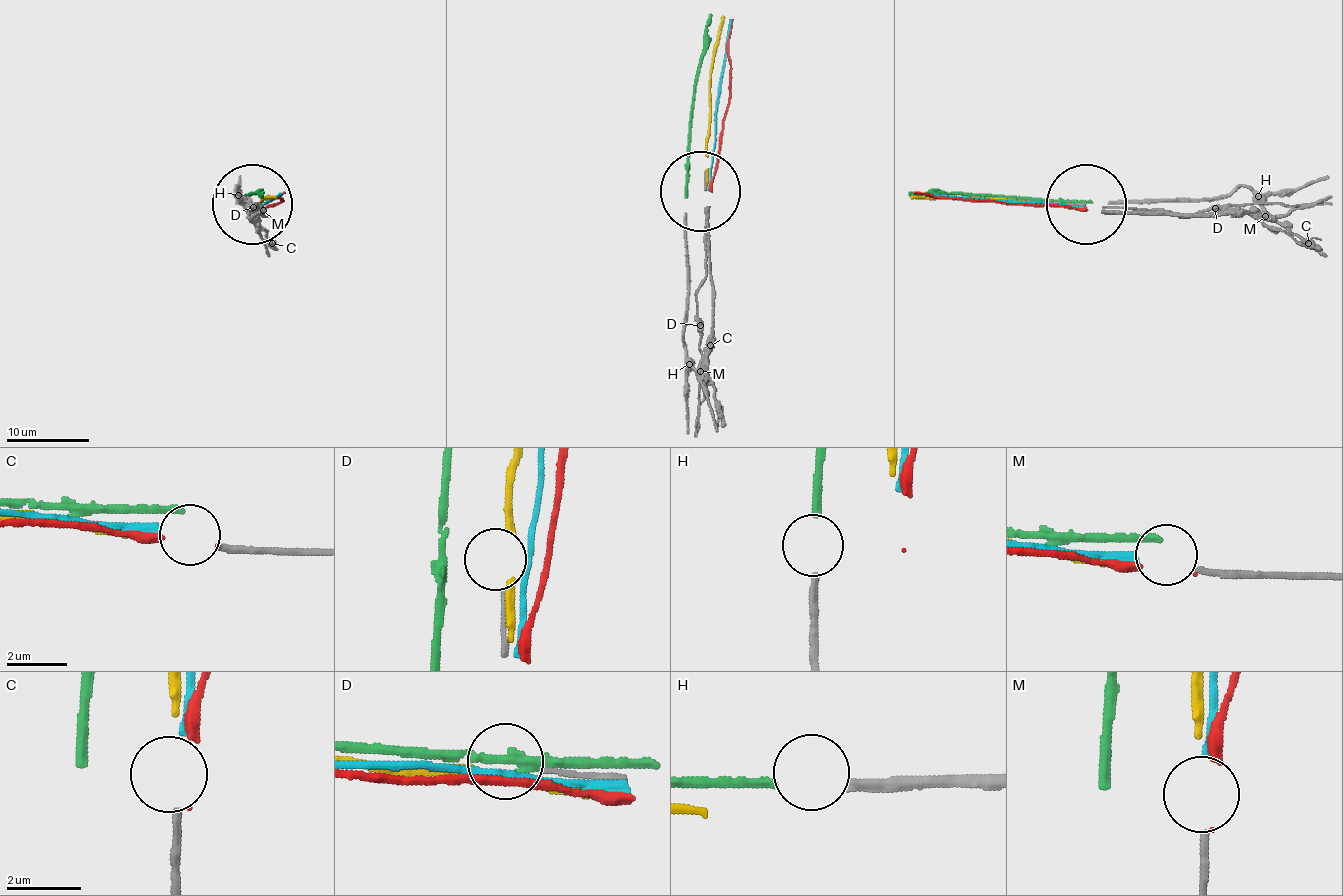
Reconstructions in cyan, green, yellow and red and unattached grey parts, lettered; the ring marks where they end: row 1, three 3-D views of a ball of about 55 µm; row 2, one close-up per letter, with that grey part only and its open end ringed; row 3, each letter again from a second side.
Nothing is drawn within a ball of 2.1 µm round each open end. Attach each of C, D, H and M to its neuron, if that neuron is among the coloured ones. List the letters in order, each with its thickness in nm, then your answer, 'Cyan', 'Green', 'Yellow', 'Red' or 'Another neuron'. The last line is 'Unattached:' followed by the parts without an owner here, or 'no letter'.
C: Thickness 220 nm. Another neuron
D: Thickness 110 nm. Another neuron
H: Thickness 280 nm. Green
M: Thickness 200 nm. Cyan
Unattached: C, D

